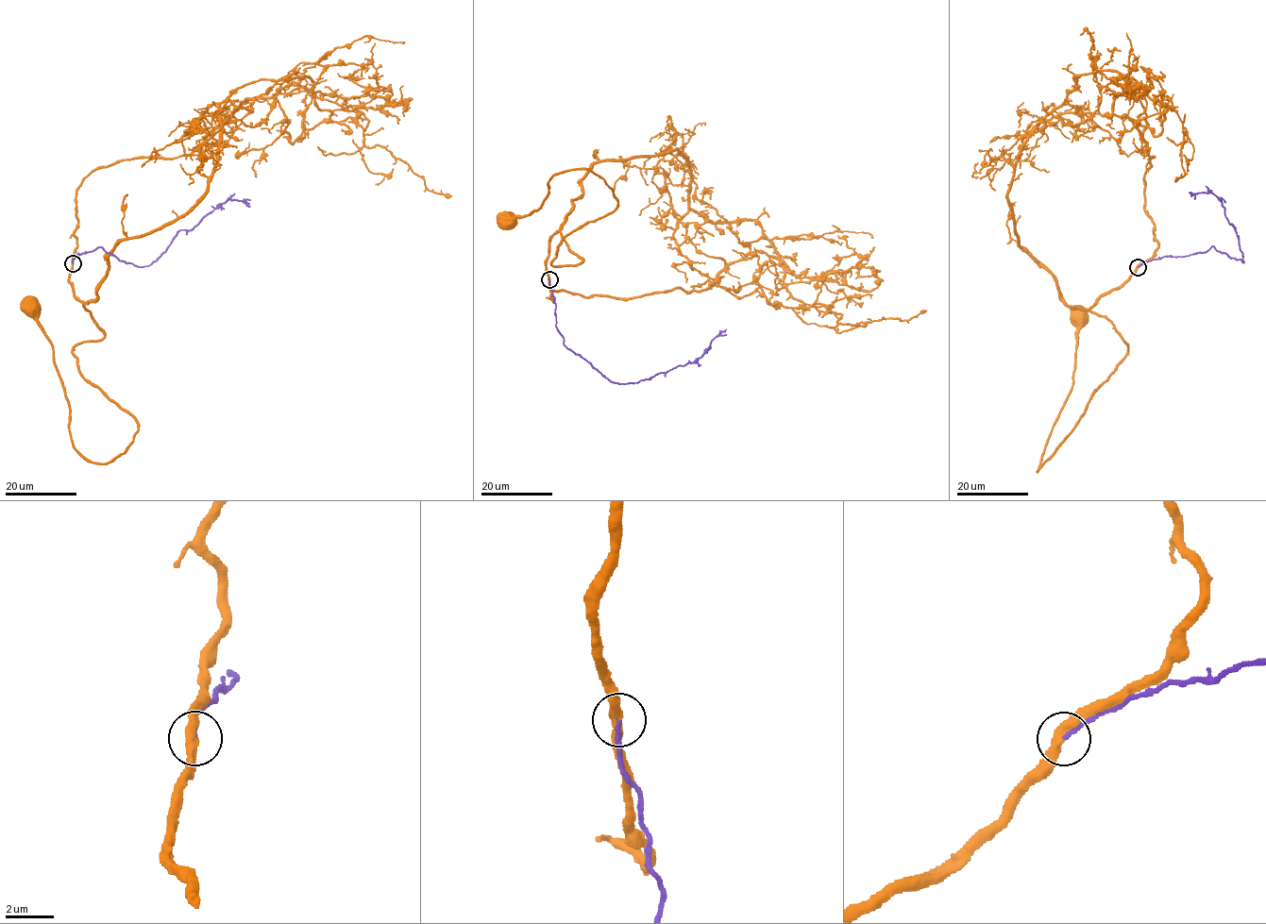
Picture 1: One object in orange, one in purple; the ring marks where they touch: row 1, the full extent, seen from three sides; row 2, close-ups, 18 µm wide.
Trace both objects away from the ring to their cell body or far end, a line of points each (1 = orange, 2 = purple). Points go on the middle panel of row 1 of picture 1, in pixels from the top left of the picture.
1: (549, 279), (550, 239), (559, 230), (582, 260), (551, 261), (617, 206), (613, 190), (568, 169), (509, 224)
2: (549, 279), (555, 304), (555, 327), (564, 344), (618, 383), (638, 383), (679, 365), (694, 362), (726, 329)

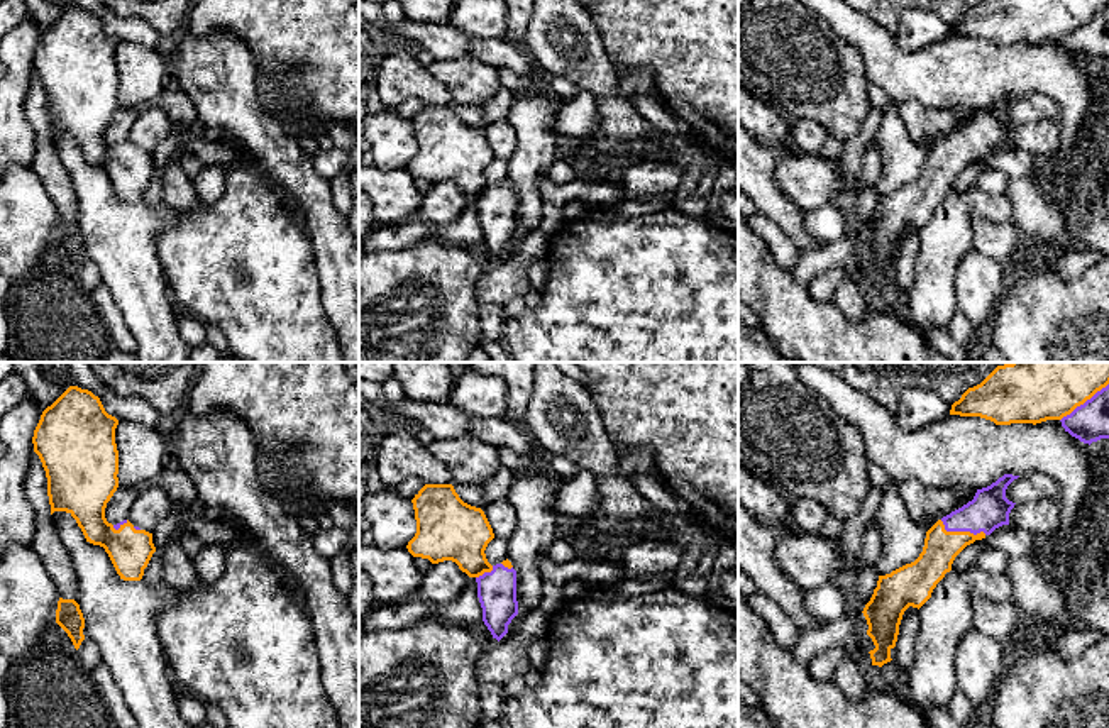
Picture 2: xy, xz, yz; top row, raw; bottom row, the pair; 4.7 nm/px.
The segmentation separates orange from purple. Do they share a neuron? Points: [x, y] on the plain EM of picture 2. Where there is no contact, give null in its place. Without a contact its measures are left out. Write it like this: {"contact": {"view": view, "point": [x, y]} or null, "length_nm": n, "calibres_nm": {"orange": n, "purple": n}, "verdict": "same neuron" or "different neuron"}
{"contact": {"view": "yz", "point": [962, 153]}, "length_nm": 240, "calibres_nm": {"orange": 160, "purple": 190}, "verdict": "same neuron"}

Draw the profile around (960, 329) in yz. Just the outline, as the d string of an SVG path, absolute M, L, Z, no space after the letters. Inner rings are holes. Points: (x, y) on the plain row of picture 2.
M957 310L957 313L953 315L948 332L952 339L963 347L970 342L975 334L974 325L960 310Z

